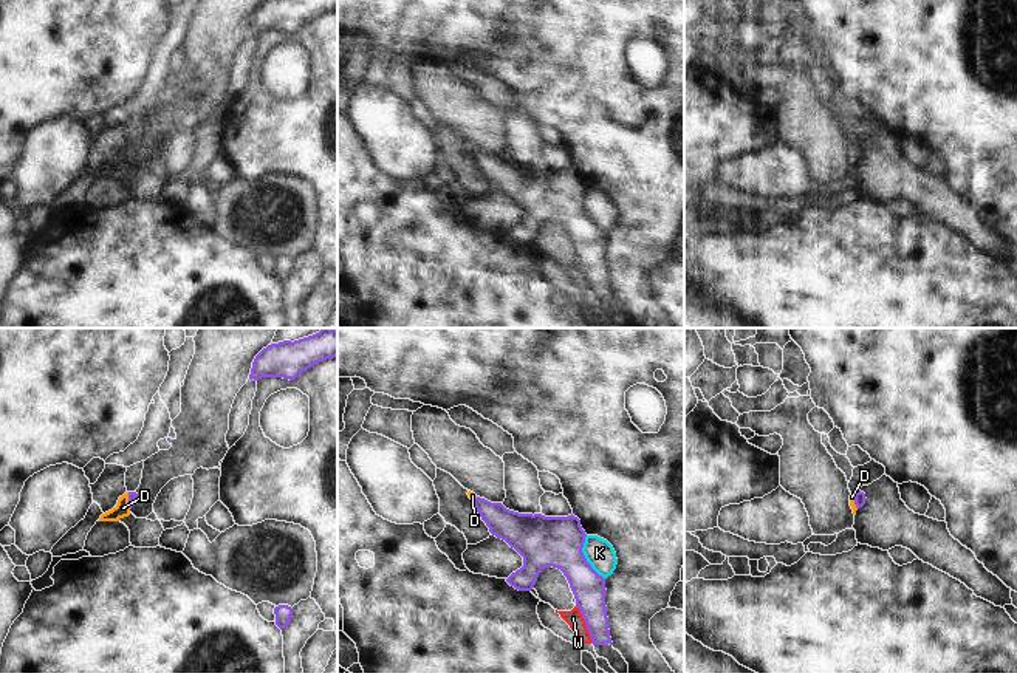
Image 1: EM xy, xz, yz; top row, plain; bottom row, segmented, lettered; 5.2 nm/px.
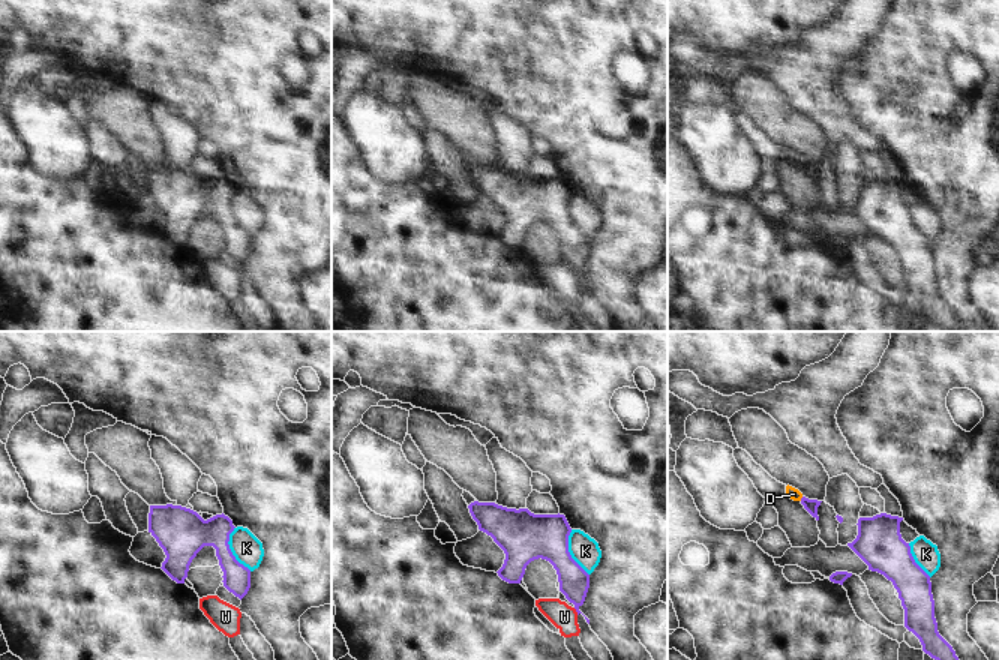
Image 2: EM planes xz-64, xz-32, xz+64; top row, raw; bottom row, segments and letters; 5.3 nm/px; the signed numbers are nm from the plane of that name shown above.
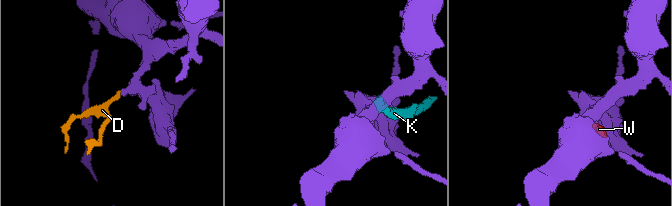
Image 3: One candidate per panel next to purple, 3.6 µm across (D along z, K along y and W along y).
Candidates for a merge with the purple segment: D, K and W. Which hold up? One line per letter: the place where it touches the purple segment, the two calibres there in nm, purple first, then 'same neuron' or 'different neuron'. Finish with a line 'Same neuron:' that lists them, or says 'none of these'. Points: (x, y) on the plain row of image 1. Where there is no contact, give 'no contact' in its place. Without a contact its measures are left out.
D: contact xy (129, 153); calibres 50 and 80 nm; same neuron
K: contact xz (584, 211); calibres 260 and 150 nm; different neuron
W: contact xz (585, 277); calibres 170 and 90 nm; different neuron
Same neuron: D

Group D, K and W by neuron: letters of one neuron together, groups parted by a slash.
D / K / W

